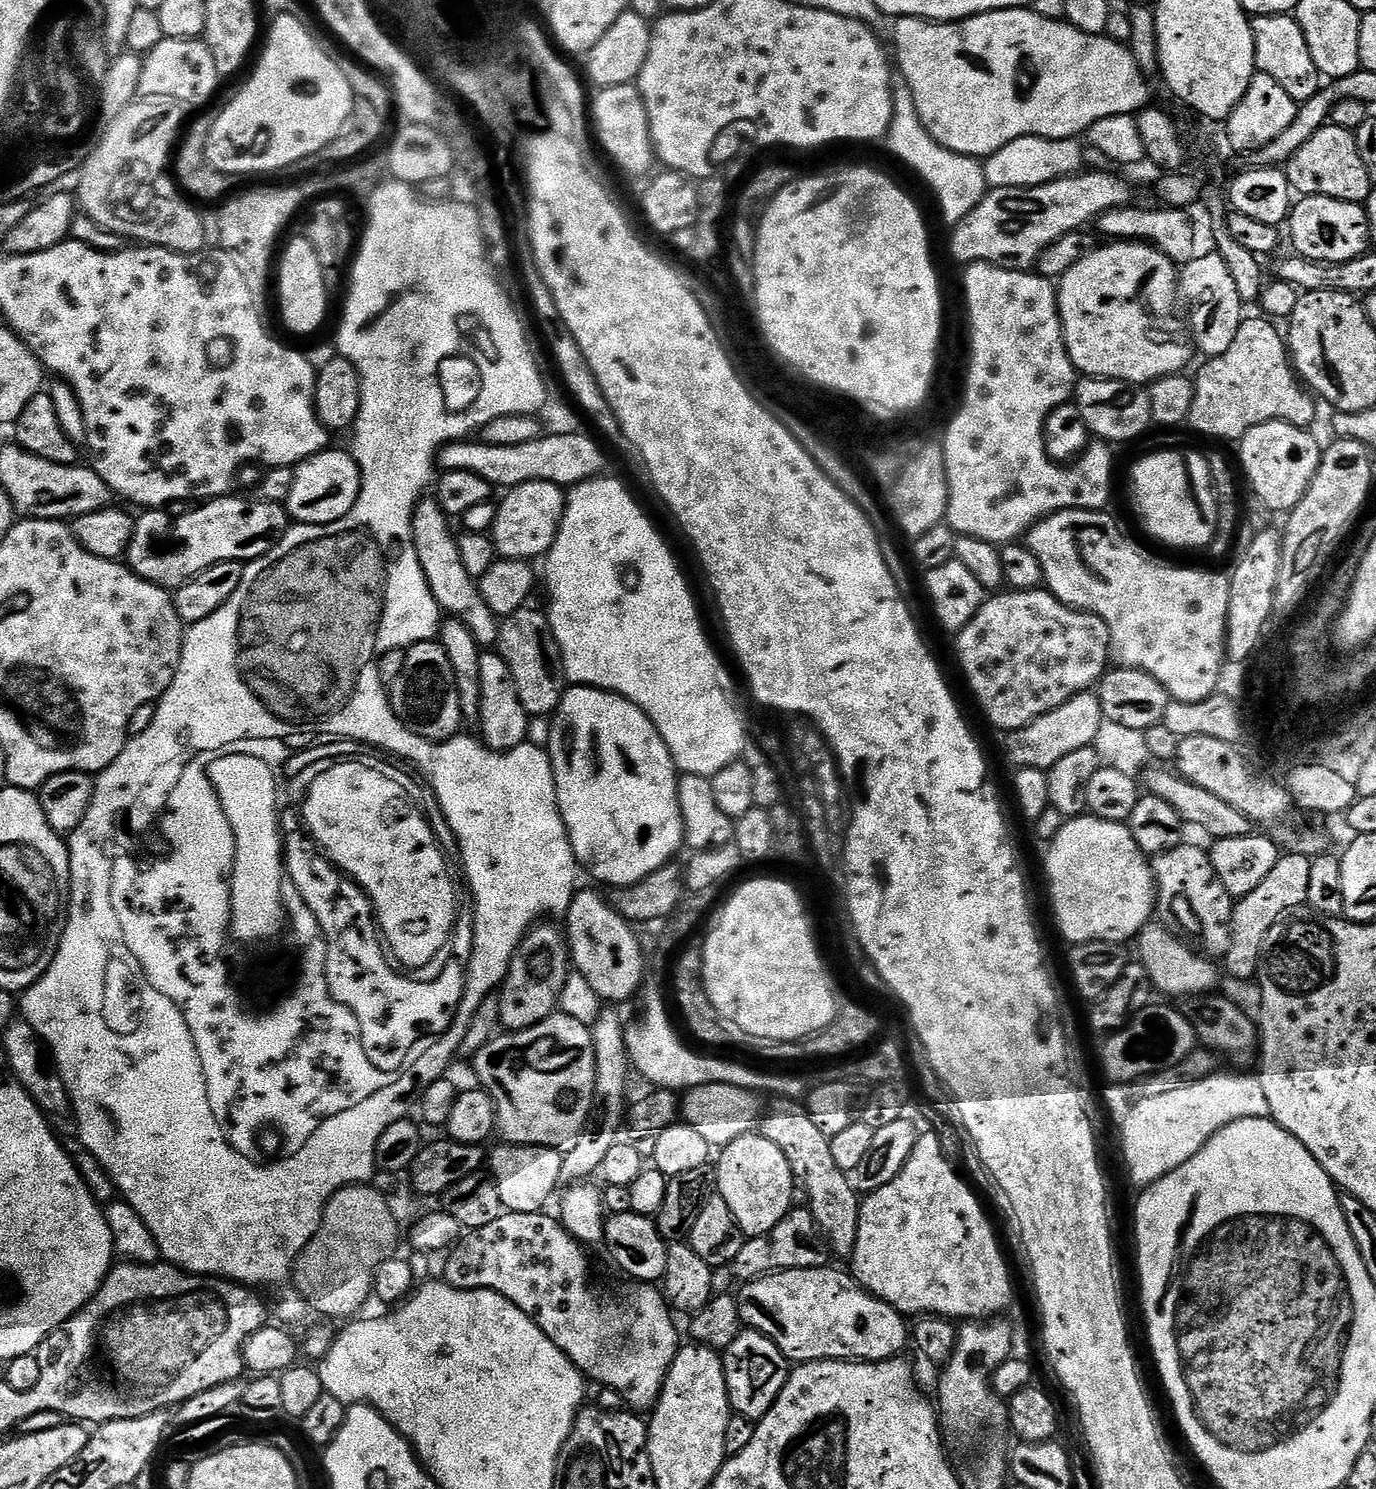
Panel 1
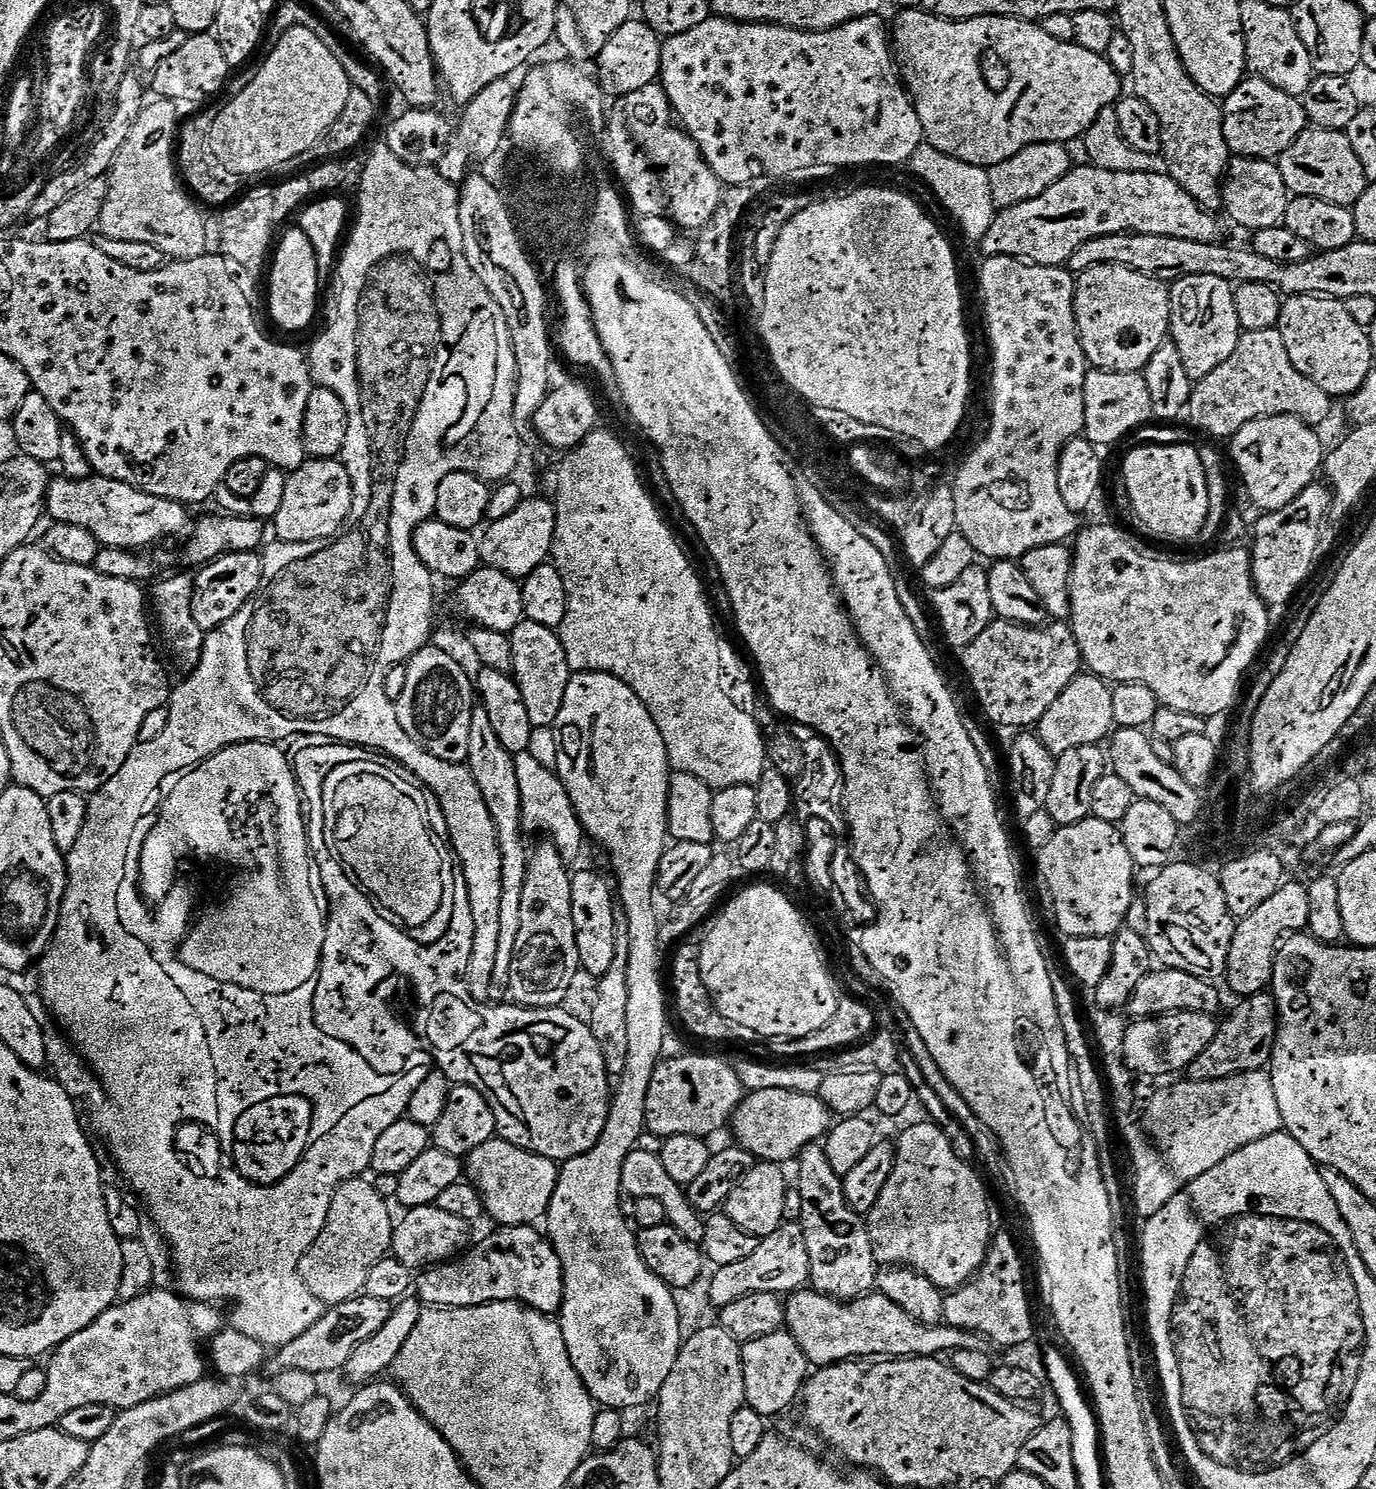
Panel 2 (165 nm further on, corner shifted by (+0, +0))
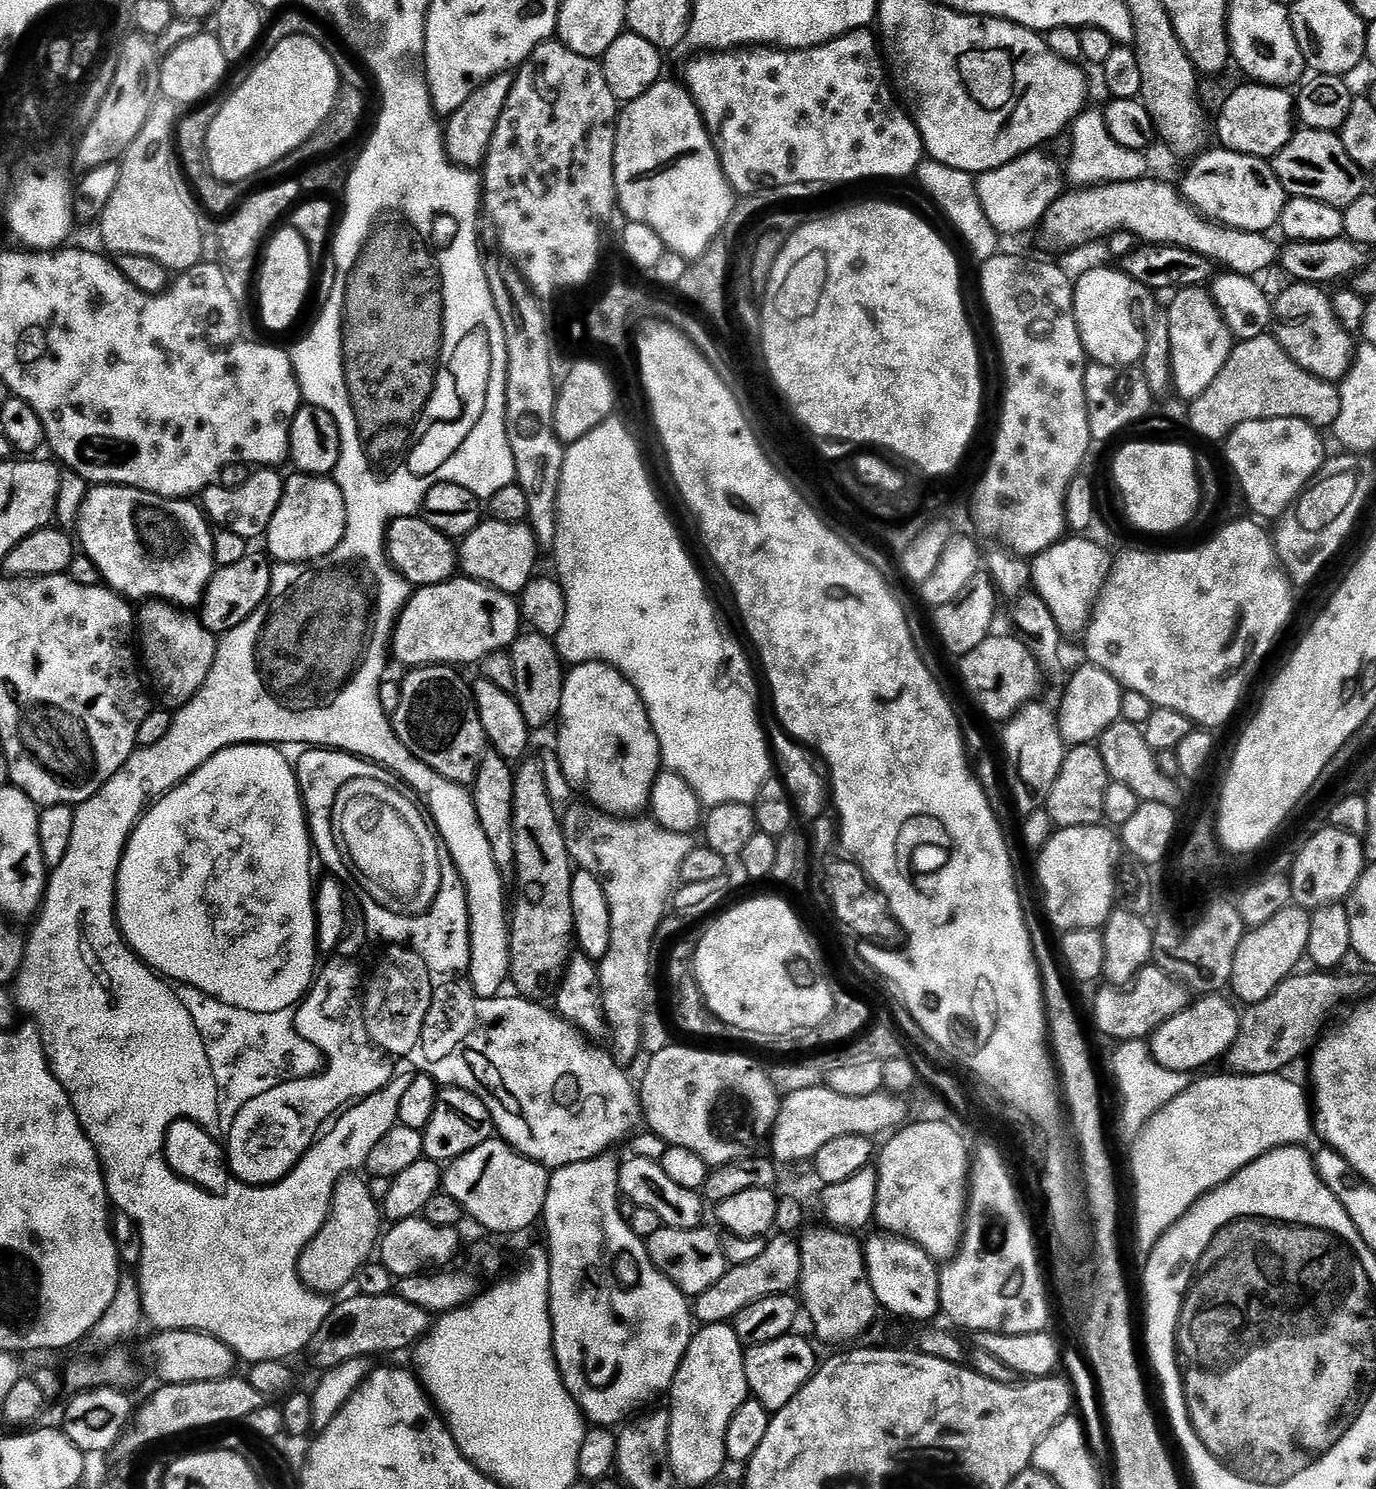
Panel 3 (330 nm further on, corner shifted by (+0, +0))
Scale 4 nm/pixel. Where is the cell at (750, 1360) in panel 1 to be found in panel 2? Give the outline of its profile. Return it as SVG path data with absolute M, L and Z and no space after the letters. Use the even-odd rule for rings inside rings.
M787 1330L747 1341L741 1347L740 1361L747 1407L758 1410L758 1414L762 1414L765 1418L772 1418L779 1412L786 1411L795 1400L797 1403L810 1372L810 1365L804 1357L804 1352Z

